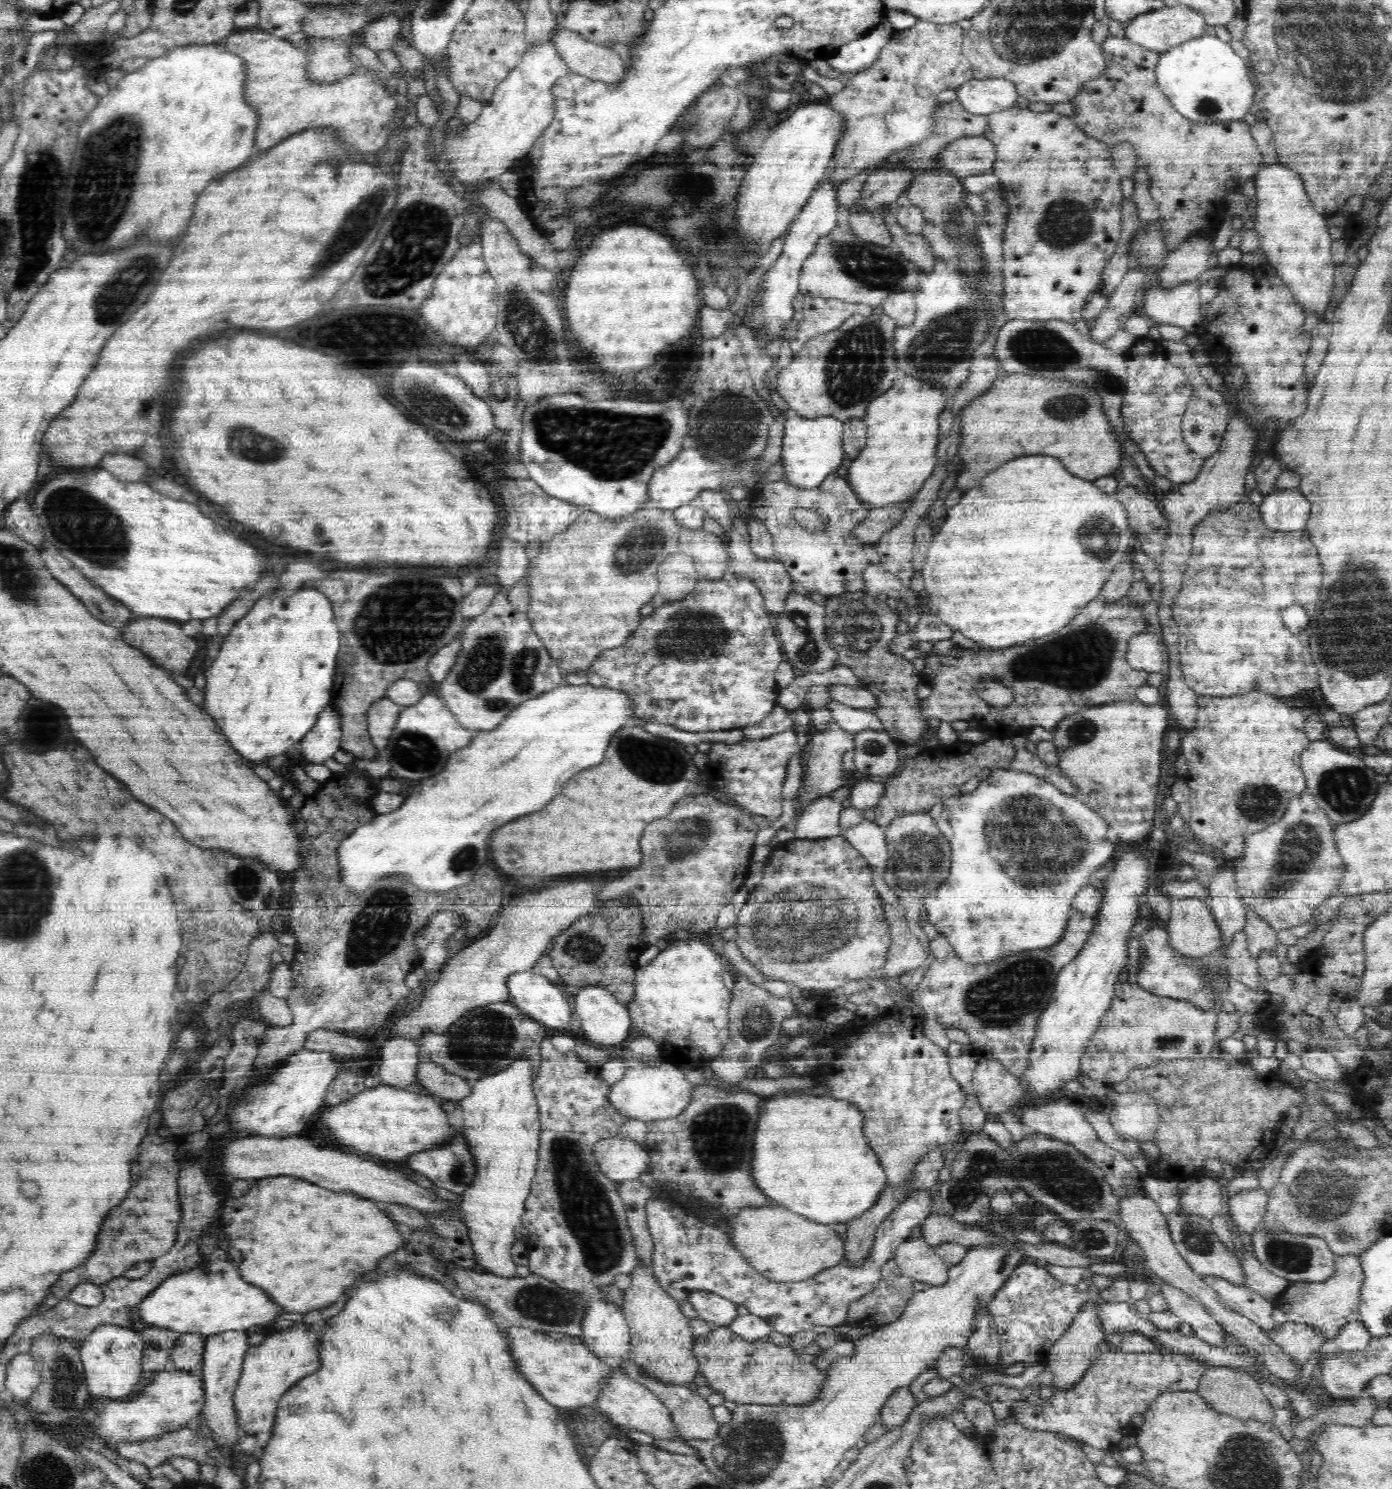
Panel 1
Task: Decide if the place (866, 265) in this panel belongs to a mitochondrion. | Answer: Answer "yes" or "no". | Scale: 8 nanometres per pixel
yes

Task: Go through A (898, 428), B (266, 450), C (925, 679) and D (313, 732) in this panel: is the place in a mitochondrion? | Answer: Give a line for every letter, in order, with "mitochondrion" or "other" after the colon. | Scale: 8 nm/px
A: other
B: mitochondrion
C: other
D: other

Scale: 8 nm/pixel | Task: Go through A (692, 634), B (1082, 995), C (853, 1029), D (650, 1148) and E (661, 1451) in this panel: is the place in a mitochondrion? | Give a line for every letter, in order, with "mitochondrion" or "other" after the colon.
A: mitochondrion
B: other
C: other
D: other
E: other

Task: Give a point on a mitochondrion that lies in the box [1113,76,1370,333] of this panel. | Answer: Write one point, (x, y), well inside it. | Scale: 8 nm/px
(1206, 109)

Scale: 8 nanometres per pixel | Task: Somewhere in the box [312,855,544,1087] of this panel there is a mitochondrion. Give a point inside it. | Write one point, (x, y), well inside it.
(377, 929)

